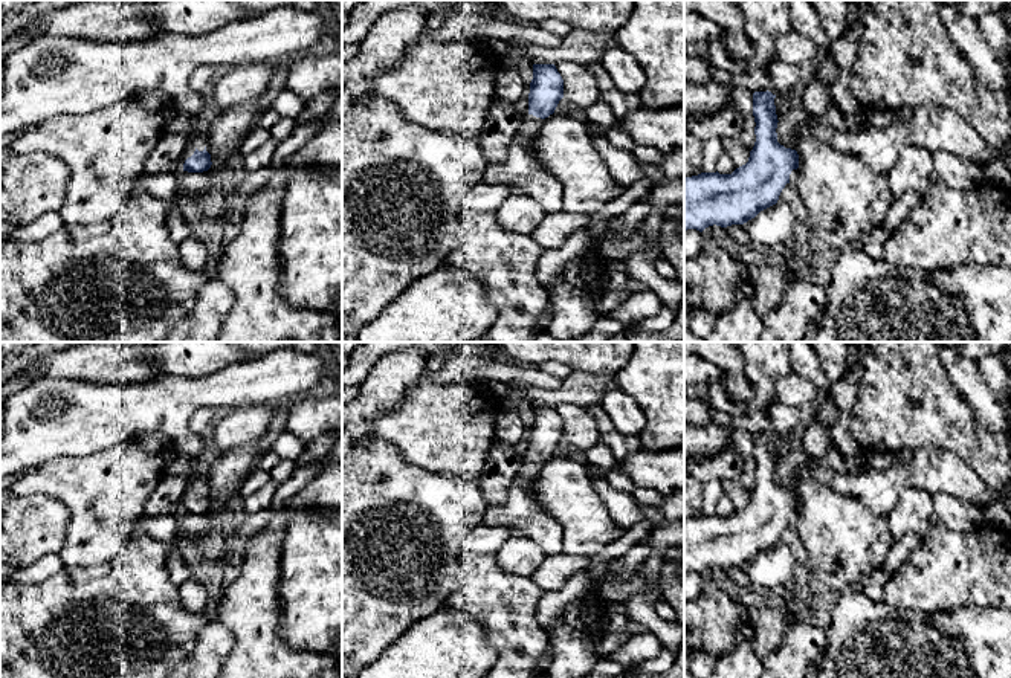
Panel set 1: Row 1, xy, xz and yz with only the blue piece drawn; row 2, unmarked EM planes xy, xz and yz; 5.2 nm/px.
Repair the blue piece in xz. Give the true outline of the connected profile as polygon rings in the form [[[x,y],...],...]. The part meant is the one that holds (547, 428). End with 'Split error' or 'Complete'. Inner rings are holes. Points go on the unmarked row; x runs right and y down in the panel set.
[[[533,406],[528,455],[515,476],[504,504],[487,504],[484,522],[507,527],[512,534],[535,541],[545,556],[564,551],[564,530],[539,505],[533,484],[542,463],[554,455],[564,440],[564,421],[554,406]]]. Split error

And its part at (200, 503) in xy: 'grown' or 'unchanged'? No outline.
grown

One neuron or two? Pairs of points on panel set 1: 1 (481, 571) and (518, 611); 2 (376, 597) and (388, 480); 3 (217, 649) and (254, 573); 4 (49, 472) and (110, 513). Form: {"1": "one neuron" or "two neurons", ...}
{"1": "one neuron", "2": "one neuron", "3": "two neurons", "4": "one neuron"}

